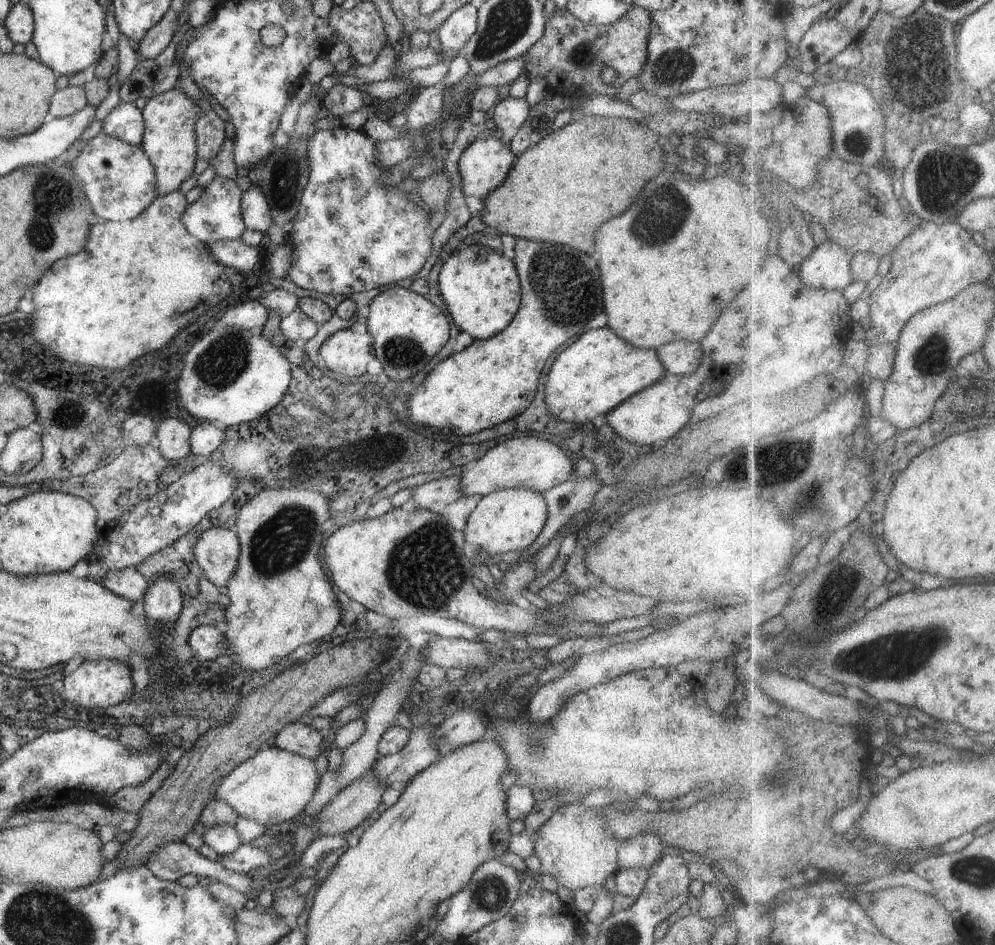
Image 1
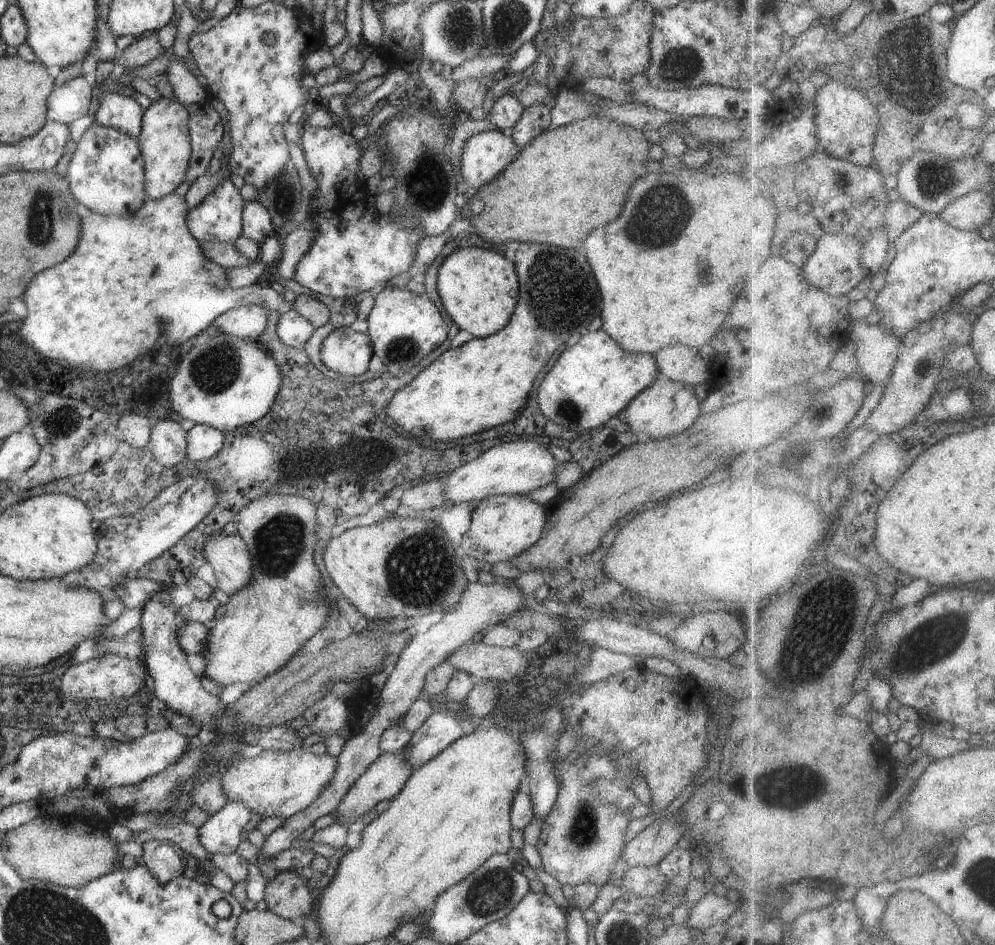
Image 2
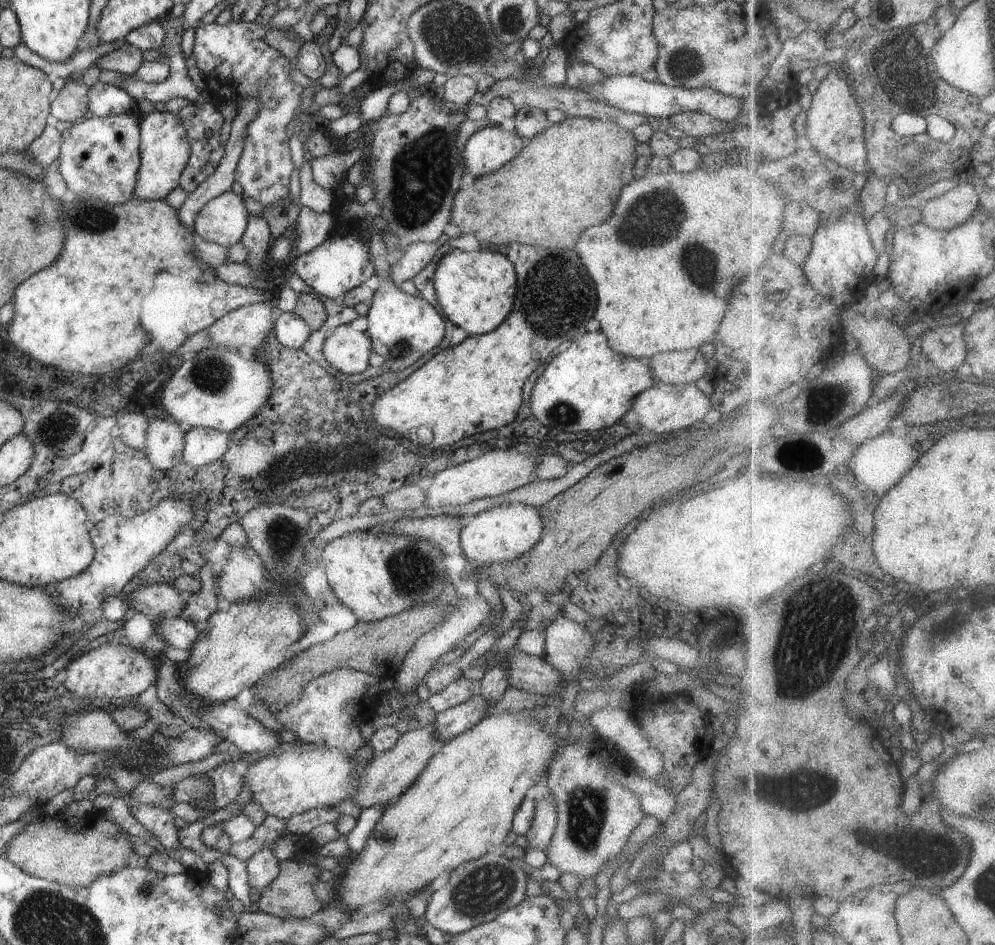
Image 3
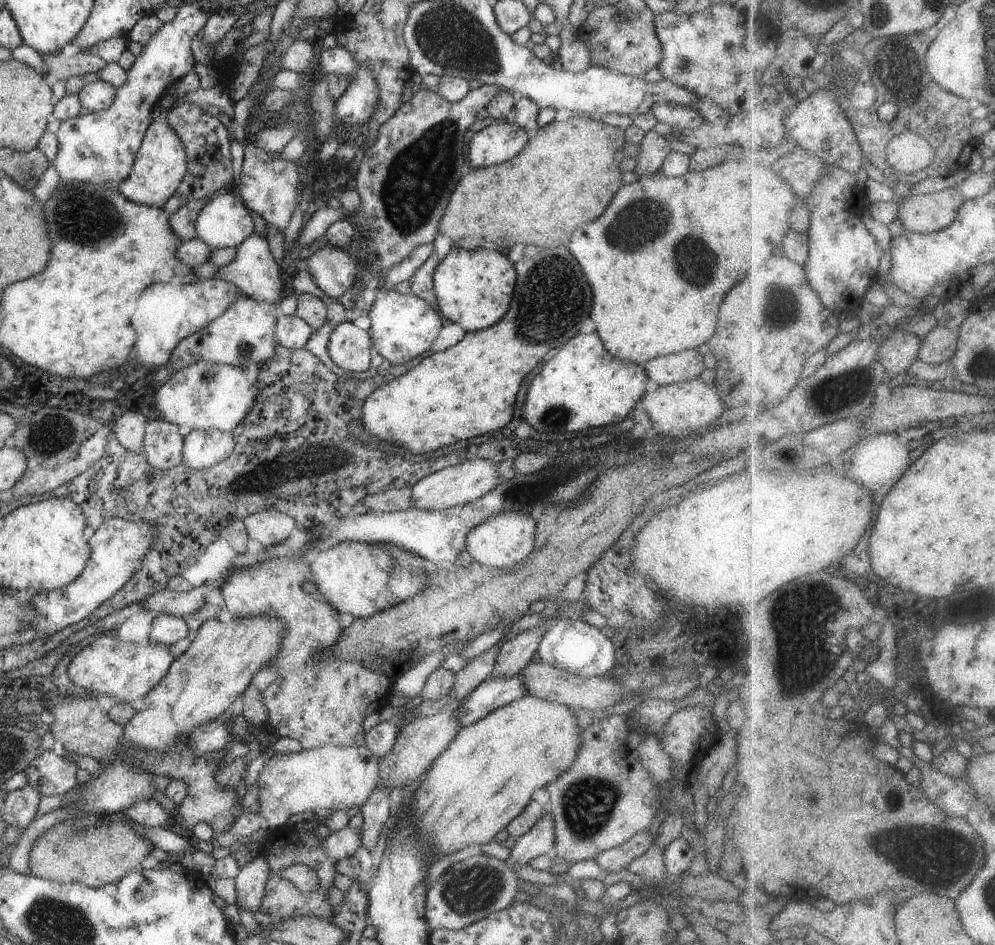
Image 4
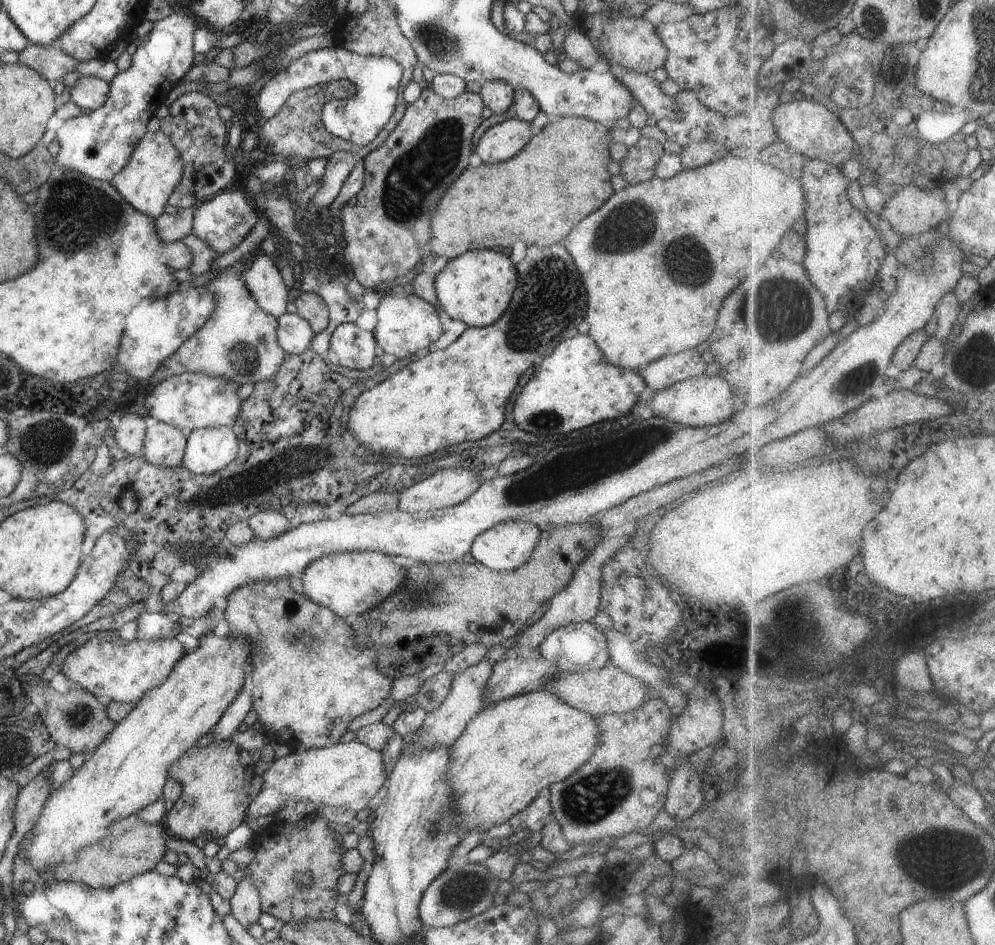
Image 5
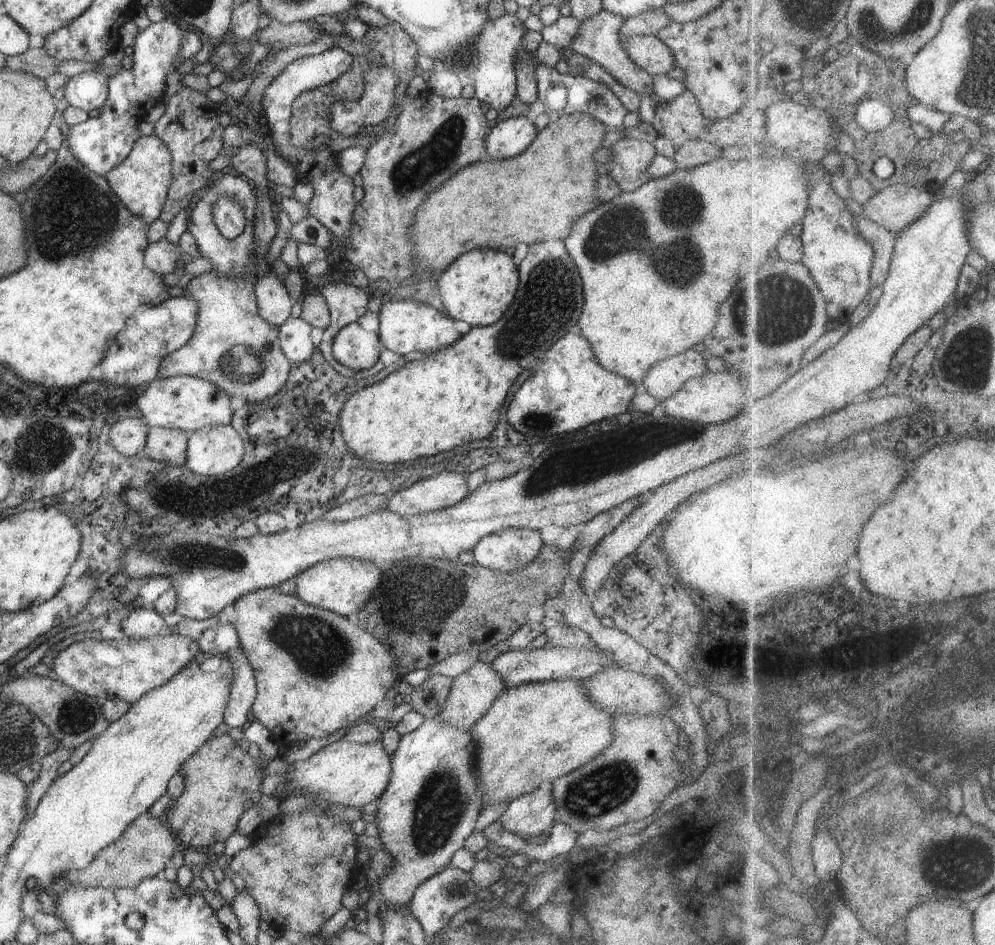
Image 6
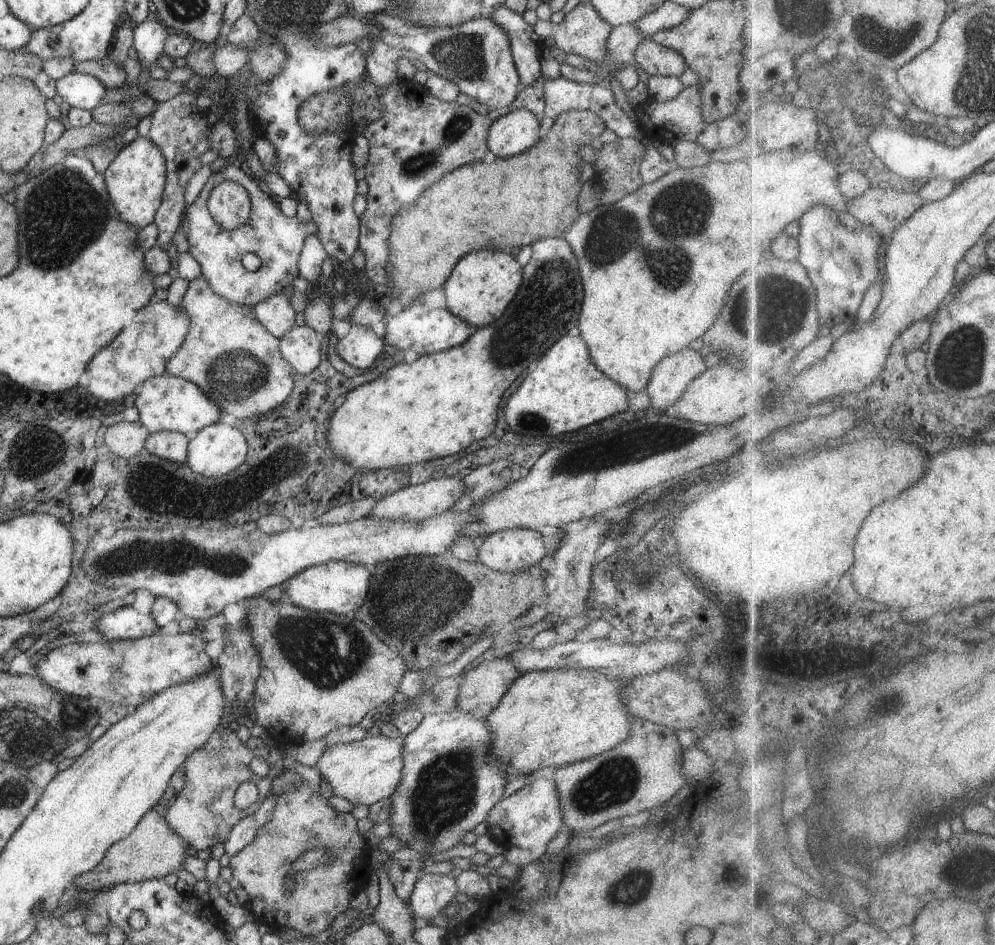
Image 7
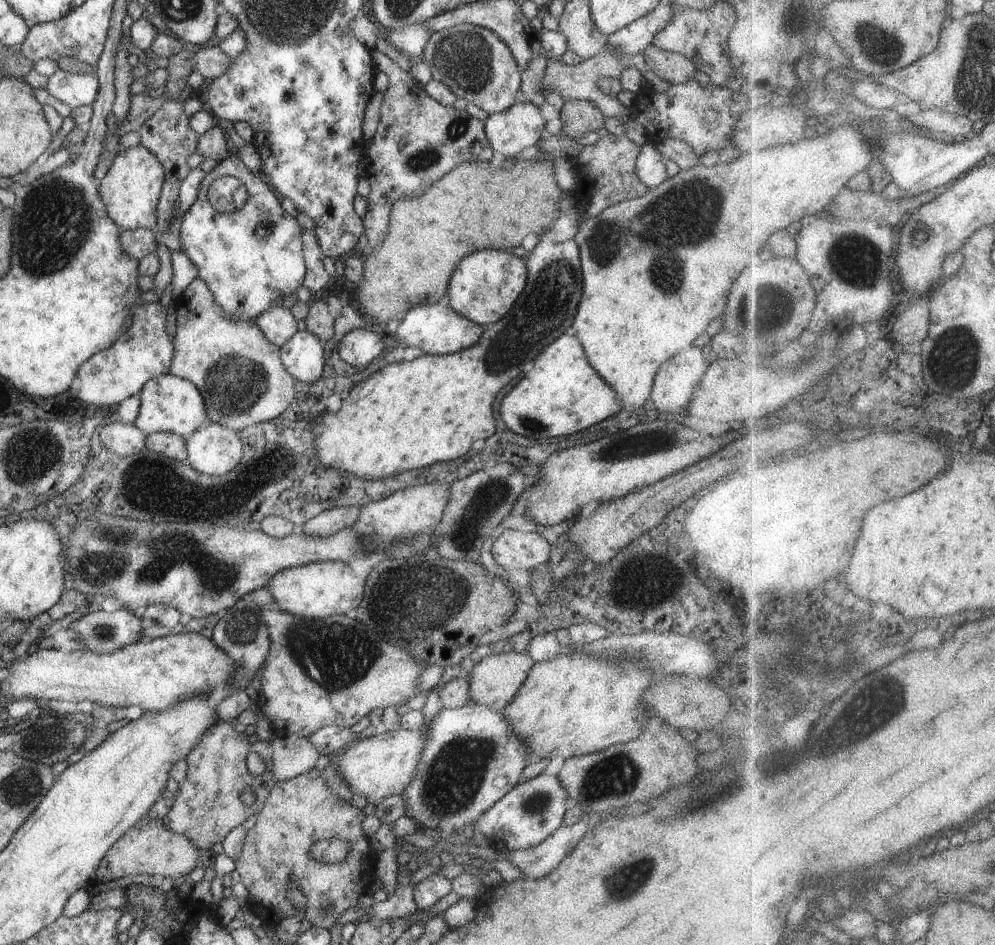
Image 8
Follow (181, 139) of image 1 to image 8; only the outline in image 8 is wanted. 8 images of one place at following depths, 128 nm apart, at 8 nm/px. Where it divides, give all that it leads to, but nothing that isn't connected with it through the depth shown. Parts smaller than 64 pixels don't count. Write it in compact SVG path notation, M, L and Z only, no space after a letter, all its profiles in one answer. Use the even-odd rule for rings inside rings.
M144 145L120 150L113 158L112 165L104 178L98 182L99 193L108 211L109 217L124 230L152 229L157 223L157 202L160 198L161 188L165 183L165 170L159 158Z

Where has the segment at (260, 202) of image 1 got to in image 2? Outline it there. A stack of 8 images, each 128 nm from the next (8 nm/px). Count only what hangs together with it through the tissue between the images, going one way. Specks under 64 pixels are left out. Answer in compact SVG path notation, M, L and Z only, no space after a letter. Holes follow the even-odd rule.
M258 200L246 202L242 212L243 230L242 235L258 245L270 236L270 232L275 230L268 210L264 208Z

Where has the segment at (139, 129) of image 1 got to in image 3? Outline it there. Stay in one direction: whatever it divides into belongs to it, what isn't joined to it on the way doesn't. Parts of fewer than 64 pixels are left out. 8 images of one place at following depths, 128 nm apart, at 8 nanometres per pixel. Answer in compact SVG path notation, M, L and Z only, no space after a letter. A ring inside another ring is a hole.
M100 81L88 88L88 108L95 117L117 116L133 111L141 114L138 102L130 94L118 86Z

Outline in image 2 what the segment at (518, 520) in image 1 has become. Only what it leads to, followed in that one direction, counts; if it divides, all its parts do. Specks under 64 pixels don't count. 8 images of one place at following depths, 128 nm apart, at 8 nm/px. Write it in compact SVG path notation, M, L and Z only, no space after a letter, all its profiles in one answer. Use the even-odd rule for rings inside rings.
M526 495L490 496L478 503L478 508L472 511L472 525L463 536L460 551L464 557L492 565L499 562L511 563L540 540L546 520L546 509Z

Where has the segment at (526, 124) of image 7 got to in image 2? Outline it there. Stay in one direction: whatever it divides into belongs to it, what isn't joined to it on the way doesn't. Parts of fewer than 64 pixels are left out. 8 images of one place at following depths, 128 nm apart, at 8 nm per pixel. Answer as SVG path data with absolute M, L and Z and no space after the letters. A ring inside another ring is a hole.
M495 128L472 136L460 160L461 180L474 190L482 188L516 159L520 149L510 136Z

